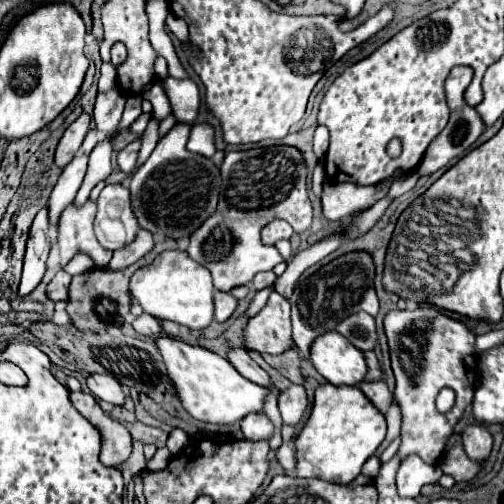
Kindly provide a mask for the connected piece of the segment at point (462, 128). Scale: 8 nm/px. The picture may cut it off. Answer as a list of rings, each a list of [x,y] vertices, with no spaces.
[[[457,66],[457,68],[451,70],[449,78],[445,80],[445,96],[447,96],[447,106],[449,106],[449,110],[451,110],[451,118],[449,118],[449,124],[443,128],[443,132],[427,146],[427,150],[425,150],[423,158],[421,158],[421,164],[417,166],[419,176],[427,176],[427,174],[437,172],[437,170],[443,168],[451,158],[461,156],[461,154],[483,134],[485,124],[483,124],[481,116],[479,116],[477,110],[471,108],[471,106],[465,102],[465,98],[463,98],[463,92],[465,92],[465,88],[469,86],[471,78],[473,78],[471,68],[467,68],[467,66]]]

